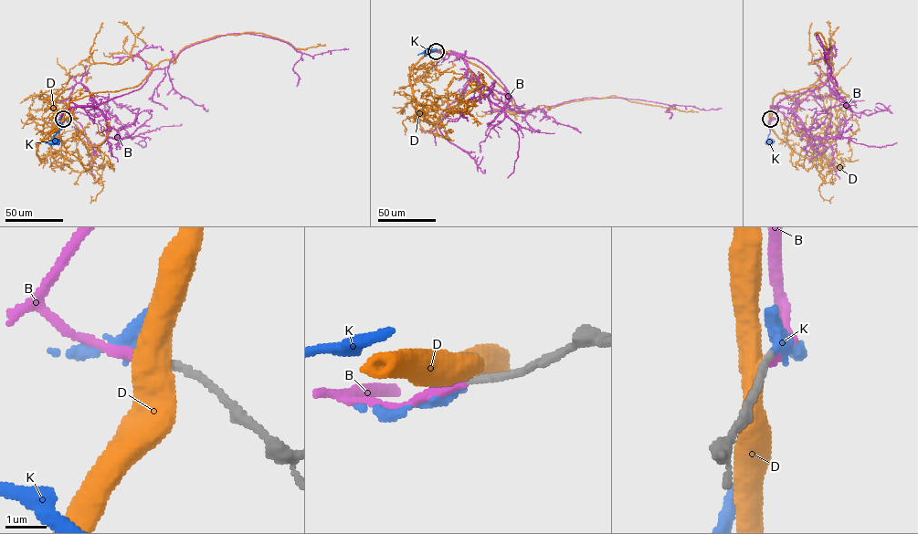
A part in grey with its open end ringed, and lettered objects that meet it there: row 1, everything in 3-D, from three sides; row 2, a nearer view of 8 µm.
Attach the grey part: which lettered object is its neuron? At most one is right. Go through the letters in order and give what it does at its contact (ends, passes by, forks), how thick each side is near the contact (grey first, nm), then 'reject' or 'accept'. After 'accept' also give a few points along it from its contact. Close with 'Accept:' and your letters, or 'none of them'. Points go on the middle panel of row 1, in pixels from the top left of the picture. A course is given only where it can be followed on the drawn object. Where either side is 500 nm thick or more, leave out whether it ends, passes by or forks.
B: it ends; calibres 170 and 180 nm; reject
D: calibres 180 and 550 nm; reject
K: it ends; calibres 160 and 460 nm; accept
Accept: K

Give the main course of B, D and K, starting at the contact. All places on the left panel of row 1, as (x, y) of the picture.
B: (63, 119), (71, 107), (99, 106), (138, 89), (183, 50), (229, 33), (277, 39), (312, 56), (349, 48)
D: (63, 119), (73, 100), (136, 86), (217, 36), (325, 46)
K: (63, 119), (57, 120), (63, 127), (54, 136), (54, 141)

